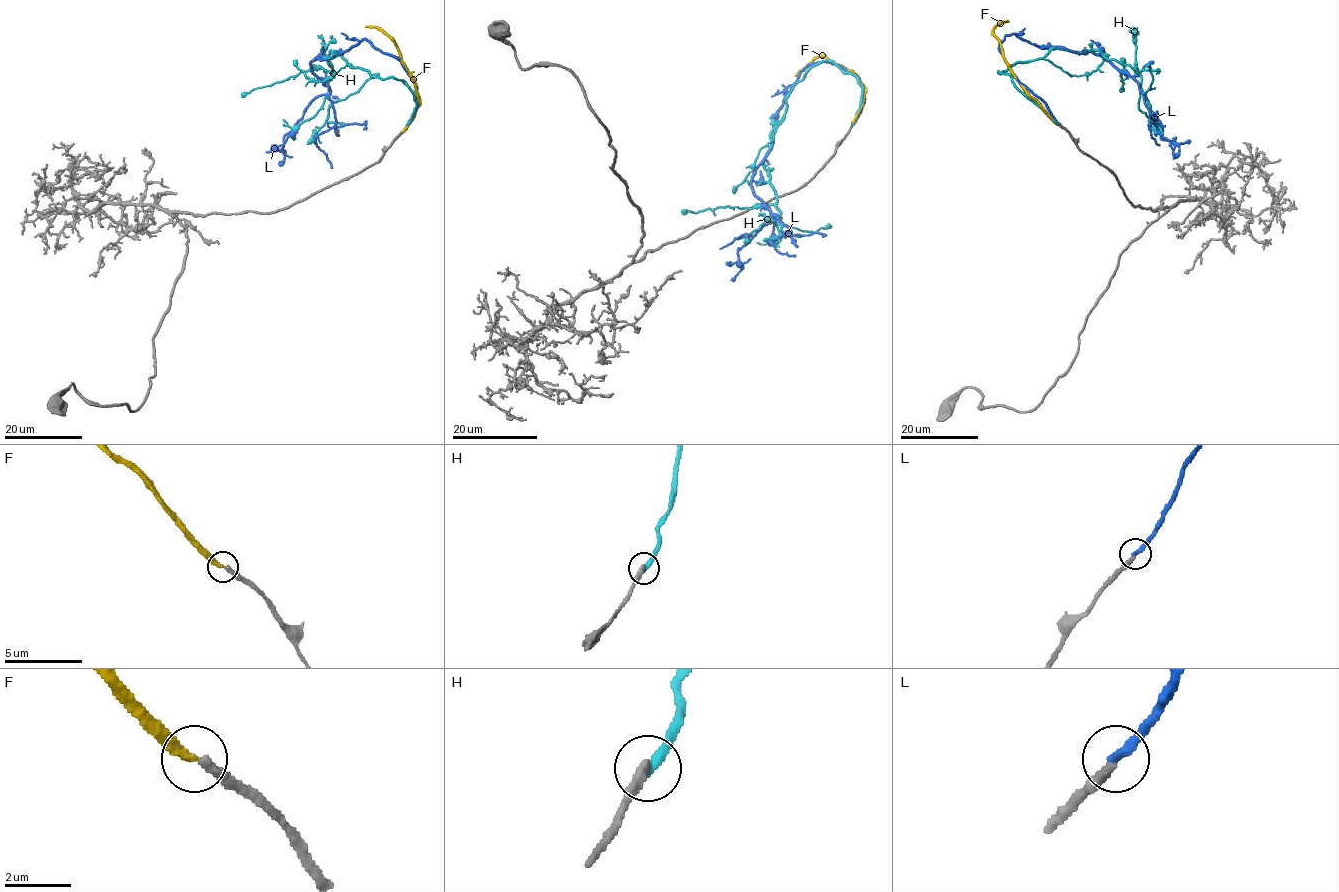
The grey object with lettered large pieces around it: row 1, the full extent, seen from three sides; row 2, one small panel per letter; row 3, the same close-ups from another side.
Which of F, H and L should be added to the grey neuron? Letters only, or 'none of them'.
L

